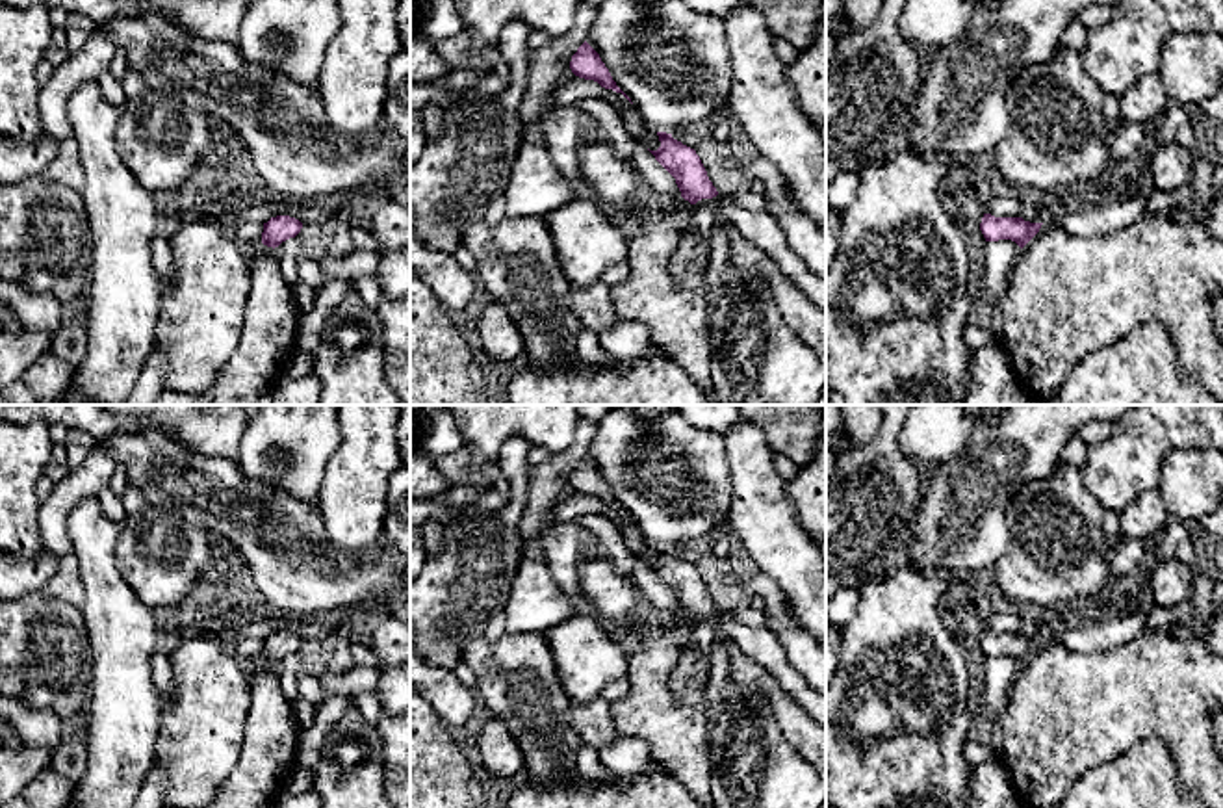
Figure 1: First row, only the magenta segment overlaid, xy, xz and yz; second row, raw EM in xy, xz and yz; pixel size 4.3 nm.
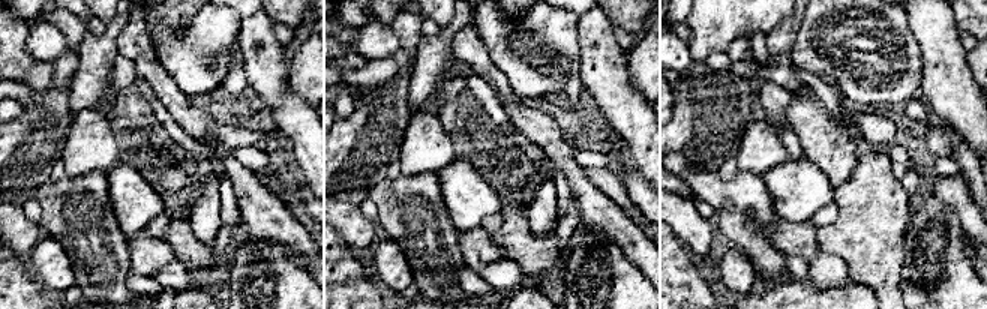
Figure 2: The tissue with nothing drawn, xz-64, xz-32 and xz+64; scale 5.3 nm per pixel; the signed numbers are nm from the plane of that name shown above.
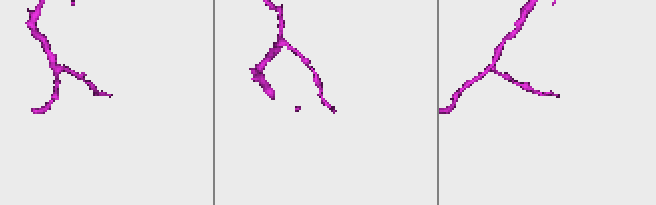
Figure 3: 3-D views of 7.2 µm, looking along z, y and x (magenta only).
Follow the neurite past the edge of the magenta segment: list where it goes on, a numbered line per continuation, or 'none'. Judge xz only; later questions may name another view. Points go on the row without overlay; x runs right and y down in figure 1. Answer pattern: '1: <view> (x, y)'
1: xz (798, 729)

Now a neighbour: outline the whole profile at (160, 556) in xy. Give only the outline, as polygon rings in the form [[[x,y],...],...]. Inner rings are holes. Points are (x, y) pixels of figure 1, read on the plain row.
[[[143,505],[128,513],[115,546],[117,567],[158,615],[169,615],[191,591],[200,574],[215,565],[215,537],[161,507]]]

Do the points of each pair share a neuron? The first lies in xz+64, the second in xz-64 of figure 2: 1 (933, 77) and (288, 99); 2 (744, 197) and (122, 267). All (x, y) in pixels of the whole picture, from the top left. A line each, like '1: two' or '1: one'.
1: one
2: one

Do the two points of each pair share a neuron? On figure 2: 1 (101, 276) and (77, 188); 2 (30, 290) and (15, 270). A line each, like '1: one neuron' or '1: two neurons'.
1: one neuron
2: one neuron

